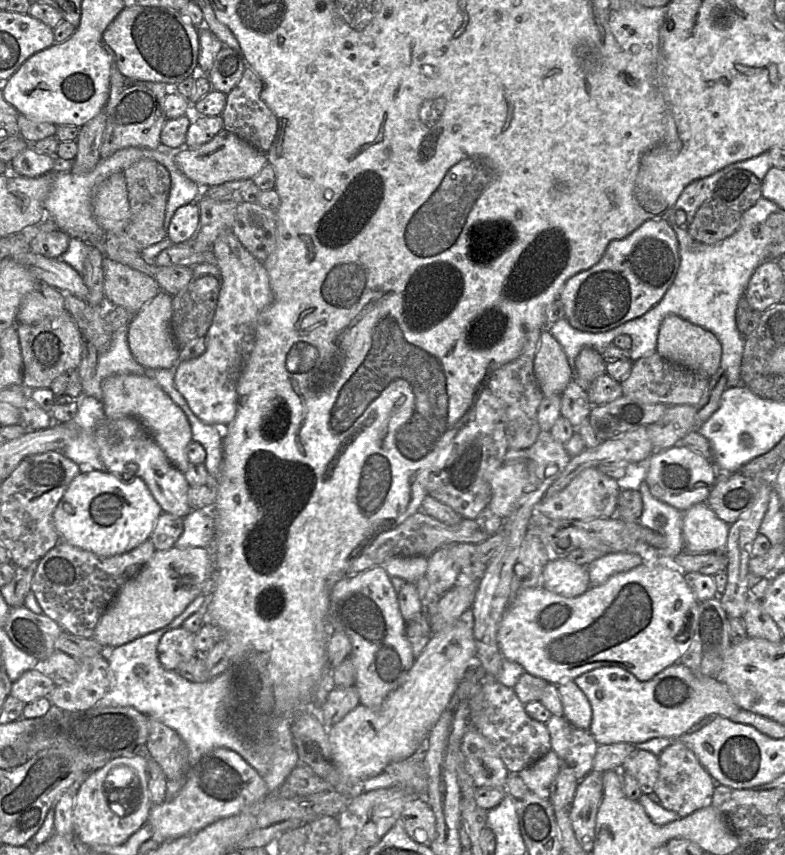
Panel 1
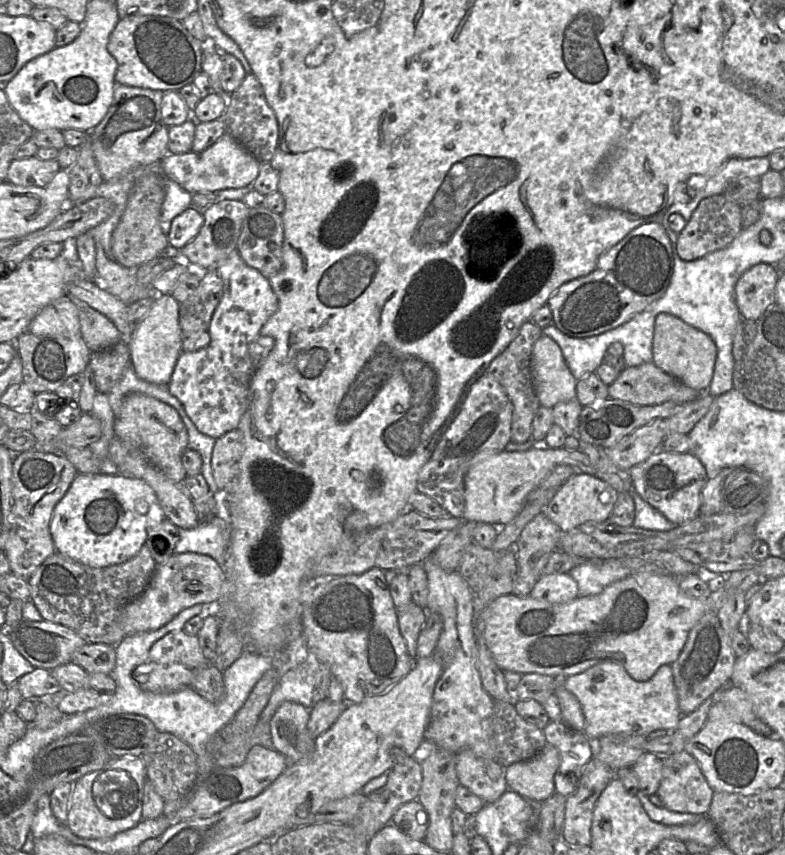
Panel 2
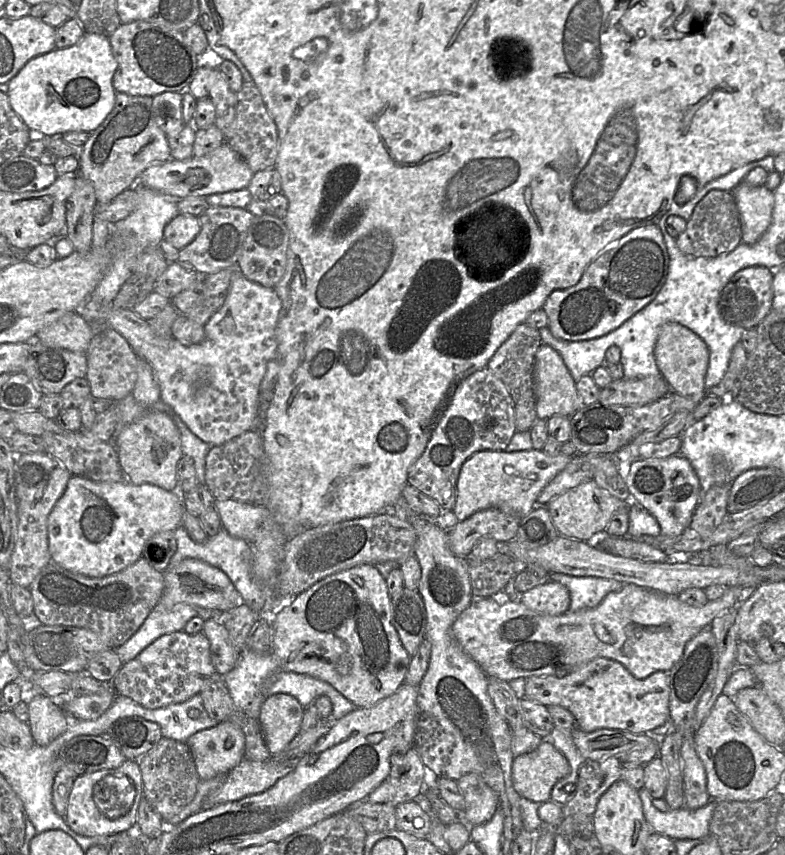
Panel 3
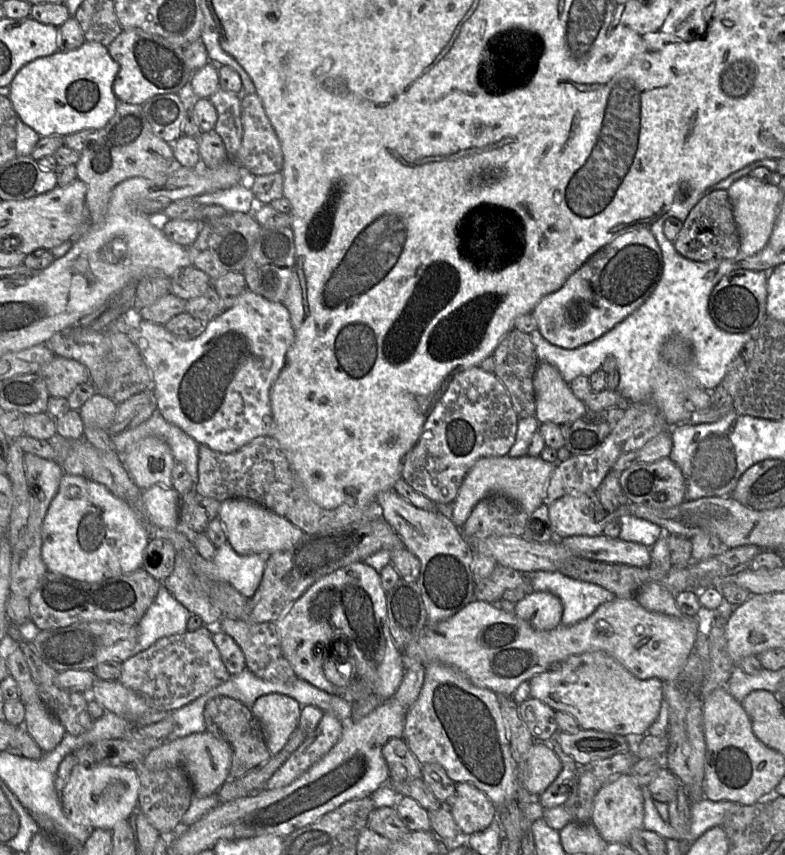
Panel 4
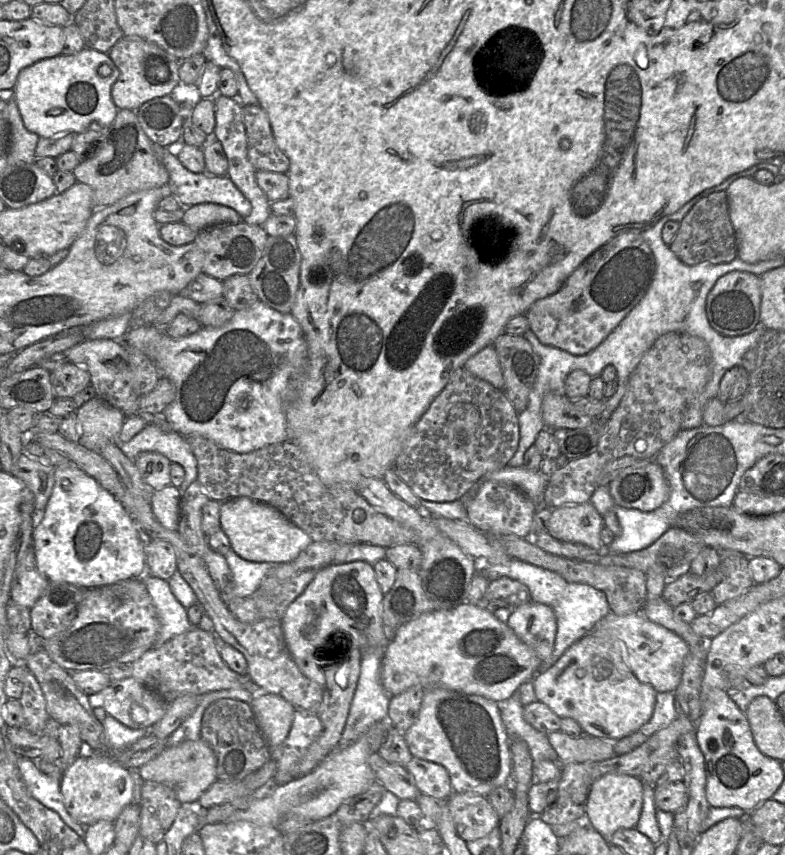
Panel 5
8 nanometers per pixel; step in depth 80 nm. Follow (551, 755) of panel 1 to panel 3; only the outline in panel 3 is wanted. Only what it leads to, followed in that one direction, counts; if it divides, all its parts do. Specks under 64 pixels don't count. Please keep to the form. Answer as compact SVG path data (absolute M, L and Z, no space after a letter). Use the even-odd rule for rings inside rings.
M543 740L533 751L514 758L513 787L521 797L543 803L550 801L553 786L568 772L565 756L549 741Z

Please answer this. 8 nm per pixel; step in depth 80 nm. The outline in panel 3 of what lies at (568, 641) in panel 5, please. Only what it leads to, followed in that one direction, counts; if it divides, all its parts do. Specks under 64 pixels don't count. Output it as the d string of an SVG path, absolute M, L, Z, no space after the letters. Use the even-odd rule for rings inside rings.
M550 573L550 580L564 585L570 595L570 611L594 608L611 592L622 589L622 582L599 577L576 577L561 573Z

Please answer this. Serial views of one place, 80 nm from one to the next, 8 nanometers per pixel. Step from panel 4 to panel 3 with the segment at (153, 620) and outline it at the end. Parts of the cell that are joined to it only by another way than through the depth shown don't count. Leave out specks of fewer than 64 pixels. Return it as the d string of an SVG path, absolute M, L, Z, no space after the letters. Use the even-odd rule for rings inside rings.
M157 604L142 626L123 645L116 648L115 652L125 664L161 636L182 631L187 622L195 616L195 607L189 604L177 604L171 610Z

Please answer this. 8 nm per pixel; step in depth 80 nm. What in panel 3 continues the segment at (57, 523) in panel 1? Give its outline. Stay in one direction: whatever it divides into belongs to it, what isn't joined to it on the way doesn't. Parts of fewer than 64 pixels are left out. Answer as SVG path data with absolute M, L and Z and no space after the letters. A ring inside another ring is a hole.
M71 476L63 495L48 516L48 549L51 560L73 573L93 578L117 573L142 556L146 542L153 535L180 527L183 508L183 500L178 491L167 491L152 484L93 482L84 477Z

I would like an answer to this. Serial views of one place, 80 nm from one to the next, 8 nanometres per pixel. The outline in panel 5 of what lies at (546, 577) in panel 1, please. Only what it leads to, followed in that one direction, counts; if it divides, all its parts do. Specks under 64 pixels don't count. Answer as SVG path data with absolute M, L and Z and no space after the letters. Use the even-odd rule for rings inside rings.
M534 601L523 604L513 610L506 623L541 660L551 655L557 621L550 606Z

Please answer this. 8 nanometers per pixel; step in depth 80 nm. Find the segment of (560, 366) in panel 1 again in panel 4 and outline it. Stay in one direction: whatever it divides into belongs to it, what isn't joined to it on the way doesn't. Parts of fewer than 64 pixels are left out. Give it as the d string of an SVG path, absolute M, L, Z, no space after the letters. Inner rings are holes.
M539 362L533 379L536 412L540 424L562 425L582 417L587 408L571 391L558 369L548 362Z

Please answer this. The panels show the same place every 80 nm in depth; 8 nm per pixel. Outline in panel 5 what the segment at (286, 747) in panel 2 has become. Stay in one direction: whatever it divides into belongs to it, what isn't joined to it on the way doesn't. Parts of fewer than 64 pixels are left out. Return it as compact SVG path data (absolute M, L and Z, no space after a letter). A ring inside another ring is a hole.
M275 694L257 696L253 700L251 708L269 749L283 743L291 729L296 708Z

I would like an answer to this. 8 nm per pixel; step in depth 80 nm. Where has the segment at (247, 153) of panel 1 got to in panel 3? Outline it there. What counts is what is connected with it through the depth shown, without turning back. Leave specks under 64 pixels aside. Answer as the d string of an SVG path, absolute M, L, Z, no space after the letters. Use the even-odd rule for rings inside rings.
M225 141L209 154L186 160L169 159L162 164L154 164L136 178L140 183L159 193L185 199L188 196L208 196L247 188L254 173L247 163Z

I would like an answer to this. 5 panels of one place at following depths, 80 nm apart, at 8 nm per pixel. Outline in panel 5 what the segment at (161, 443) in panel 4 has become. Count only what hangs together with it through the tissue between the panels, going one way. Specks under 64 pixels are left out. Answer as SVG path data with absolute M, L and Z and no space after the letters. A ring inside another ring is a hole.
M145 452L133 461L142 480L151 491L159 491L171 485L171 461L156 452Z

